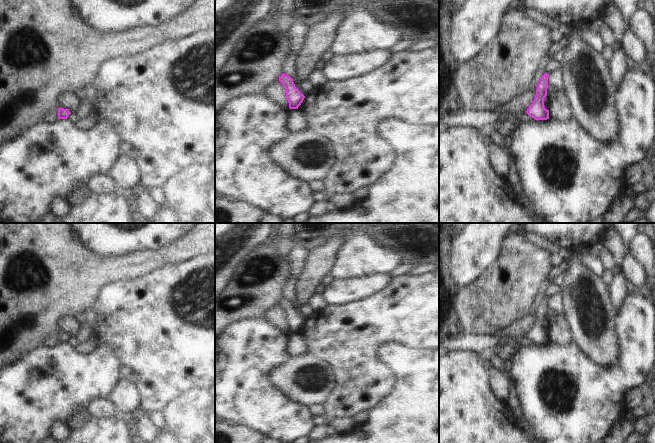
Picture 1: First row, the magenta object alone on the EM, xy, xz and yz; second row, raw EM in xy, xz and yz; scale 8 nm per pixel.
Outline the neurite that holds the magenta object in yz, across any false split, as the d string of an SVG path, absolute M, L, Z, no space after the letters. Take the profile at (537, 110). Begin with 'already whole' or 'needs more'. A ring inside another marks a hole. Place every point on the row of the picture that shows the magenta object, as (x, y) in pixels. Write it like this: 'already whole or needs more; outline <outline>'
already whole; outline M547 73L542 76L537 85L533 103L526 111L526 113L535 120L549 119L549 110L547 110L544 106L544 98L547 96L548 78L549 74Z

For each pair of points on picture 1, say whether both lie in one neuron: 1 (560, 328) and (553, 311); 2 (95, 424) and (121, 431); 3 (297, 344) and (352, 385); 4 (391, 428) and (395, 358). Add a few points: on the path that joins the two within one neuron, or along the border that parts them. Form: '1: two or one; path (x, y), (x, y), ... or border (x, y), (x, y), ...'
1: one; path (558, 324), (556, 315)
2: one; path (101, 430), (115, 431)
3: two; border (297, 333), (307, 351)
4: one; path (402, 411), (402, 375)

